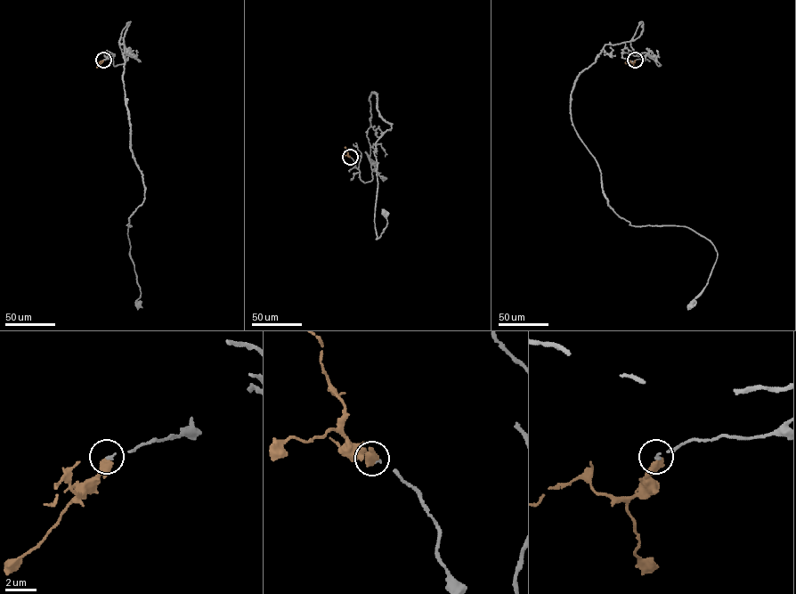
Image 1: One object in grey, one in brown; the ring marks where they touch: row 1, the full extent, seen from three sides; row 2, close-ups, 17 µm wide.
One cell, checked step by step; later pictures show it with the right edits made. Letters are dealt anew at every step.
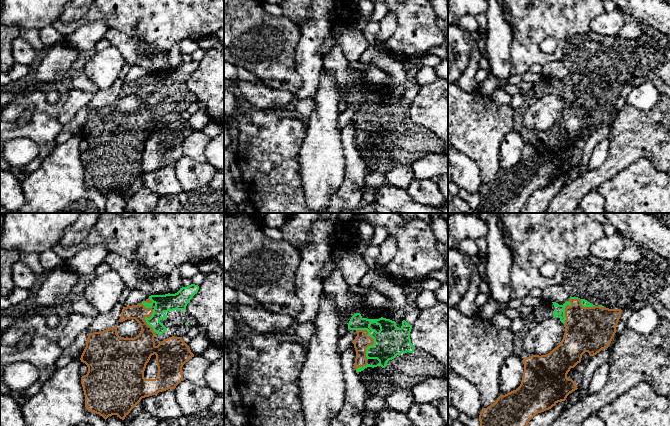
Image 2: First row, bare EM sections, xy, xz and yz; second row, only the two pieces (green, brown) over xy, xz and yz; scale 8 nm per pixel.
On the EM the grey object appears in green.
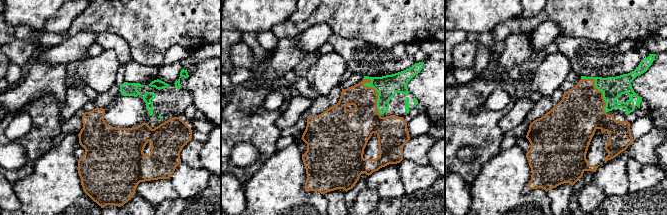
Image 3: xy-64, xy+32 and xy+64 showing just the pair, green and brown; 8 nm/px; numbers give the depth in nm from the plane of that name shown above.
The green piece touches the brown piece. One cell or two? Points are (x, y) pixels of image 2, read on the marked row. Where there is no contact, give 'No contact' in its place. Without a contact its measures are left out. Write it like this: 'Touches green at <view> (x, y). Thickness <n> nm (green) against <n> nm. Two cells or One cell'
Touches green at xz (374, 341). Thickness 240 nm (green) against 120 nm. One cell

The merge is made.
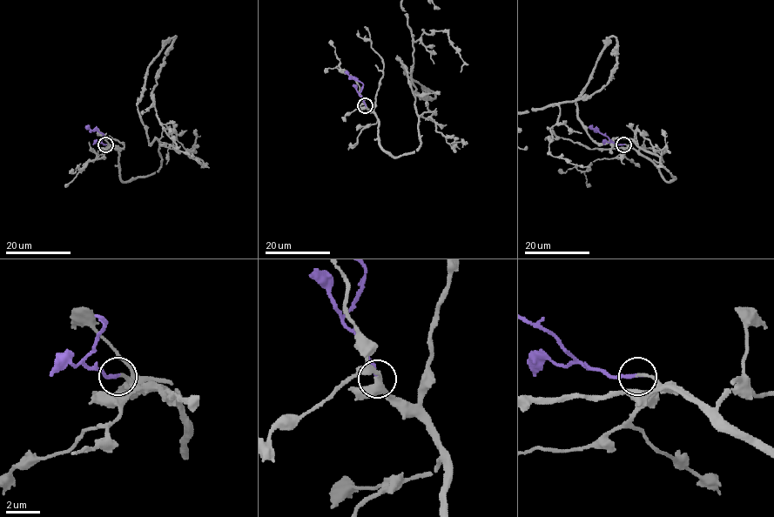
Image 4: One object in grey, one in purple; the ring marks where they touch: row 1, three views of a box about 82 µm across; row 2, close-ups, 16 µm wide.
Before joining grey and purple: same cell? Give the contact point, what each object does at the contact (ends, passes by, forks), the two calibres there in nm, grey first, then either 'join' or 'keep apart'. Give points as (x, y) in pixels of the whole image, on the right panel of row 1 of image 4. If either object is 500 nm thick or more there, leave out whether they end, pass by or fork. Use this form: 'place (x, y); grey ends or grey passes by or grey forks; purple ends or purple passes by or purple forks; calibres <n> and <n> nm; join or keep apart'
place (623, 144); grey ends; purple ends; calibres 180 and 190 nm; join

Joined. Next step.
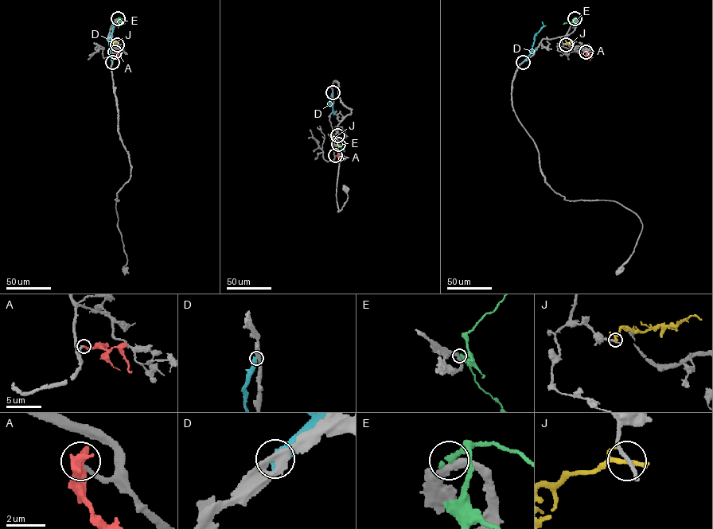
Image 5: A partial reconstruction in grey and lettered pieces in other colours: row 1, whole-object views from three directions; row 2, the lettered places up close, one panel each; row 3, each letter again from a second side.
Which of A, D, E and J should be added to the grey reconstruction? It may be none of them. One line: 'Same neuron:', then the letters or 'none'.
Same neuron: A

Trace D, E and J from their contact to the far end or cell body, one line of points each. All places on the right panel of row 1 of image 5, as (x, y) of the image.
D: (523, 62), (530, 52), (534, 35), (543, 26), (542, 21)
E: (574, 18), (574, 22), (562, 24)
J: (566, 44), (576, 41)

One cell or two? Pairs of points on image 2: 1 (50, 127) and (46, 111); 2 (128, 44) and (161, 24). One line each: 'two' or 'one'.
1: one
2: two

